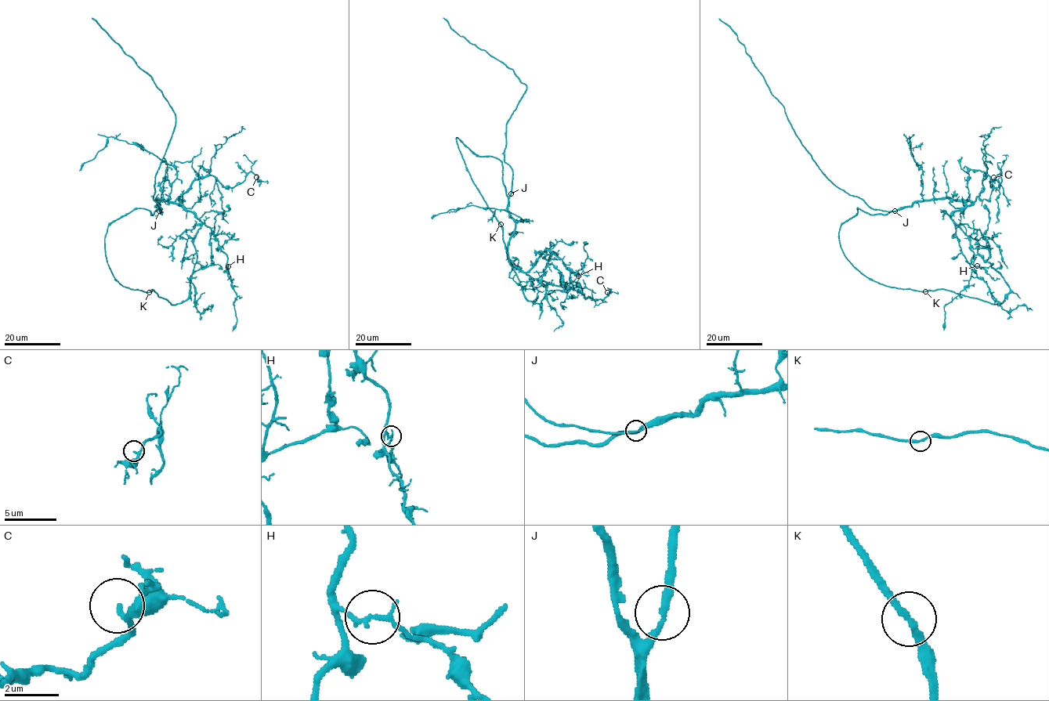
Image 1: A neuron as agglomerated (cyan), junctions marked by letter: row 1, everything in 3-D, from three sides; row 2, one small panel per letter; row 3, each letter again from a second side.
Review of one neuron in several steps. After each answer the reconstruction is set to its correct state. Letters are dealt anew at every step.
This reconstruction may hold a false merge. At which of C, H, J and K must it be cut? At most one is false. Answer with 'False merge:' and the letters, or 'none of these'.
False merge: none of these

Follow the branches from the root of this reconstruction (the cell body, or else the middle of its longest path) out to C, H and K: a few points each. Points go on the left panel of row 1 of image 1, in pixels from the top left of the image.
C: (118, 218), (138, 208), (152, 214), (157, 198), (174, 202), (202, 177), (229, 187), (250, 171), (256, 177)
H: (118, 218), (138, 208), (147, 209), (152, 214), (164, 200), (157, 198), (175, 202), (211, 229), (228, 266)
K: (118, 218), (108, 226), (104, 238), (106, 262), (122, 286), (149, 292)

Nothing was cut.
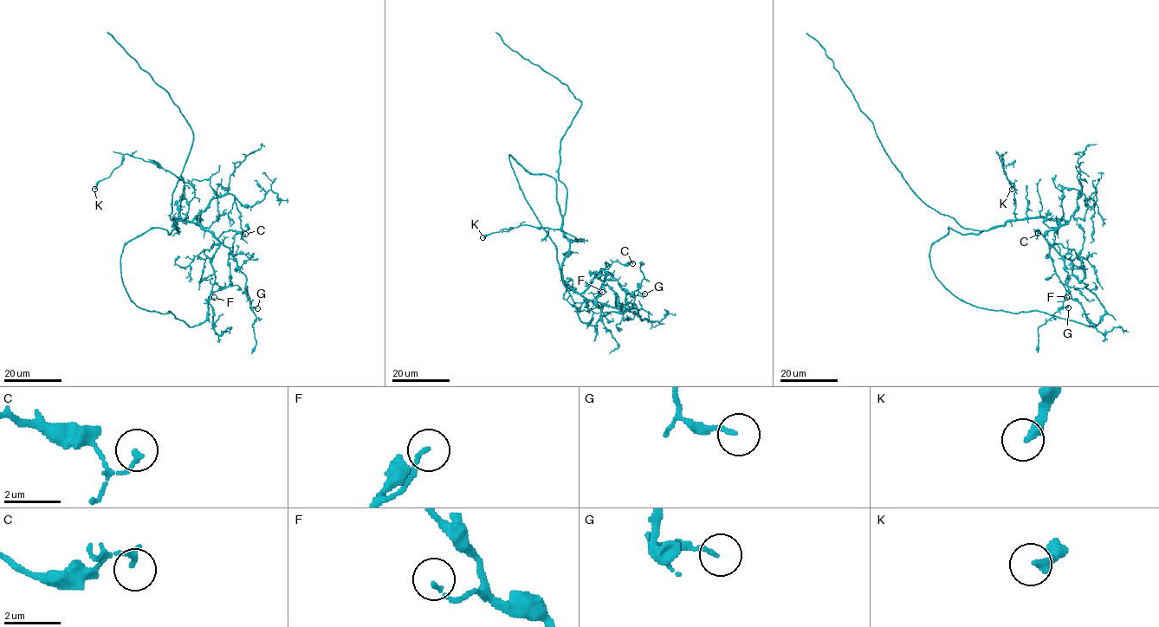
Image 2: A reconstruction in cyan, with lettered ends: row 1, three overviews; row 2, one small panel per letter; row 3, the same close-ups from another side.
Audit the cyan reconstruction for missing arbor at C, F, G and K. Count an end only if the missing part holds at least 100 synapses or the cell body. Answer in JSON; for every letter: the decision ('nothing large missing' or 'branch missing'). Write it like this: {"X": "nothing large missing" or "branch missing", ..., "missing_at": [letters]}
{"C": "nothing large missing", "F": "nothing large missing", "G": "nothing large missing", "K": "nothing large missing", "missing_at": []}

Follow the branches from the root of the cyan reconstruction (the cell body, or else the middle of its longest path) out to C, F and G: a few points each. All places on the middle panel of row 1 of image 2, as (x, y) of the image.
C: (523, 166), (555, 181), (561, 229), (569, 242), (562, 266), (568, 286), (580, 294), (614, 261), (632, 263)
F: (523, 166), (555, 181), (561, 229), (569, 242), (562, 280), (580, 294), (604, 270), (598, 297), (602, 292)
G: (523, 166), (555, 181), (561, 229), (569, 242), (562, 280), (580, 294), (605, 270), (624, 289), (644, 294)

